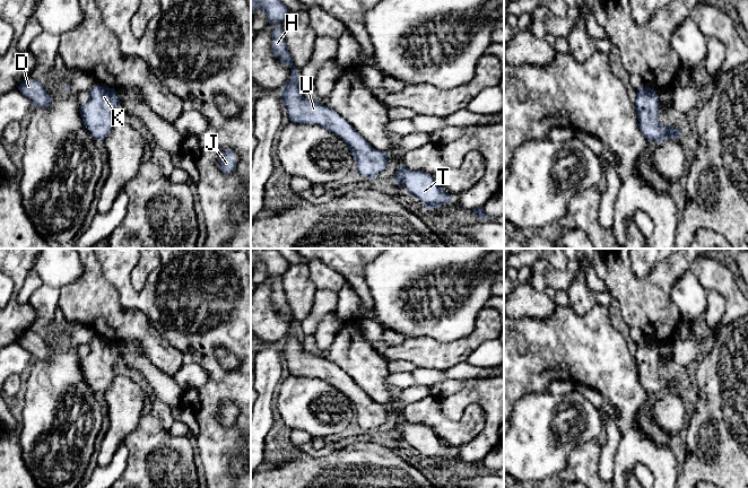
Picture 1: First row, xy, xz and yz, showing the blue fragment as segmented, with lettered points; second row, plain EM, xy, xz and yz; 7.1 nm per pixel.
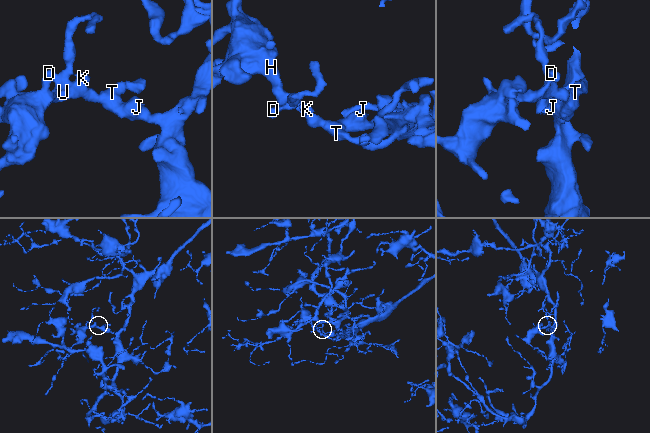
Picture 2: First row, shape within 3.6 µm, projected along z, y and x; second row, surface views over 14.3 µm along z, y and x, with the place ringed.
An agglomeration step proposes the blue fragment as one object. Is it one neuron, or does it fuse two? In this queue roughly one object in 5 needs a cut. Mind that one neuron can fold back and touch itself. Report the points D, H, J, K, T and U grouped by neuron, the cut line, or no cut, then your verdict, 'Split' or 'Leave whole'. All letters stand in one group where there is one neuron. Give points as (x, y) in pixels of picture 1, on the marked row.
Groups: D H J K T U. No split. Leave whole

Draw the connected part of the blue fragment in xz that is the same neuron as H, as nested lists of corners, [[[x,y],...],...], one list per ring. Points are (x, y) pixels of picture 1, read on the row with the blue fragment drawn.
[[[282,26],[270,30],[272,52],[285,66],[292,69],[288,82],[280,89],[281,102],[287,108],[290,122],[299,124],[316,124],[340,137],[353,152],[357,171],[364,177],[376,178],[388,165],[386,152],[373,148],[360,134],[334,110],[318,101],[304,97],[298,71],[293,64],[287,50]]]

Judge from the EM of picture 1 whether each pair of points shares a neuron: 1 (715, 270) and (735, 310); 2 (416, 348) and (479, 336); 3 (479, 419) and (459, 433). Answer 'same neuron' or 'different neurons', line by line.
1: same neuron
2: same neuron
3: same neuron

